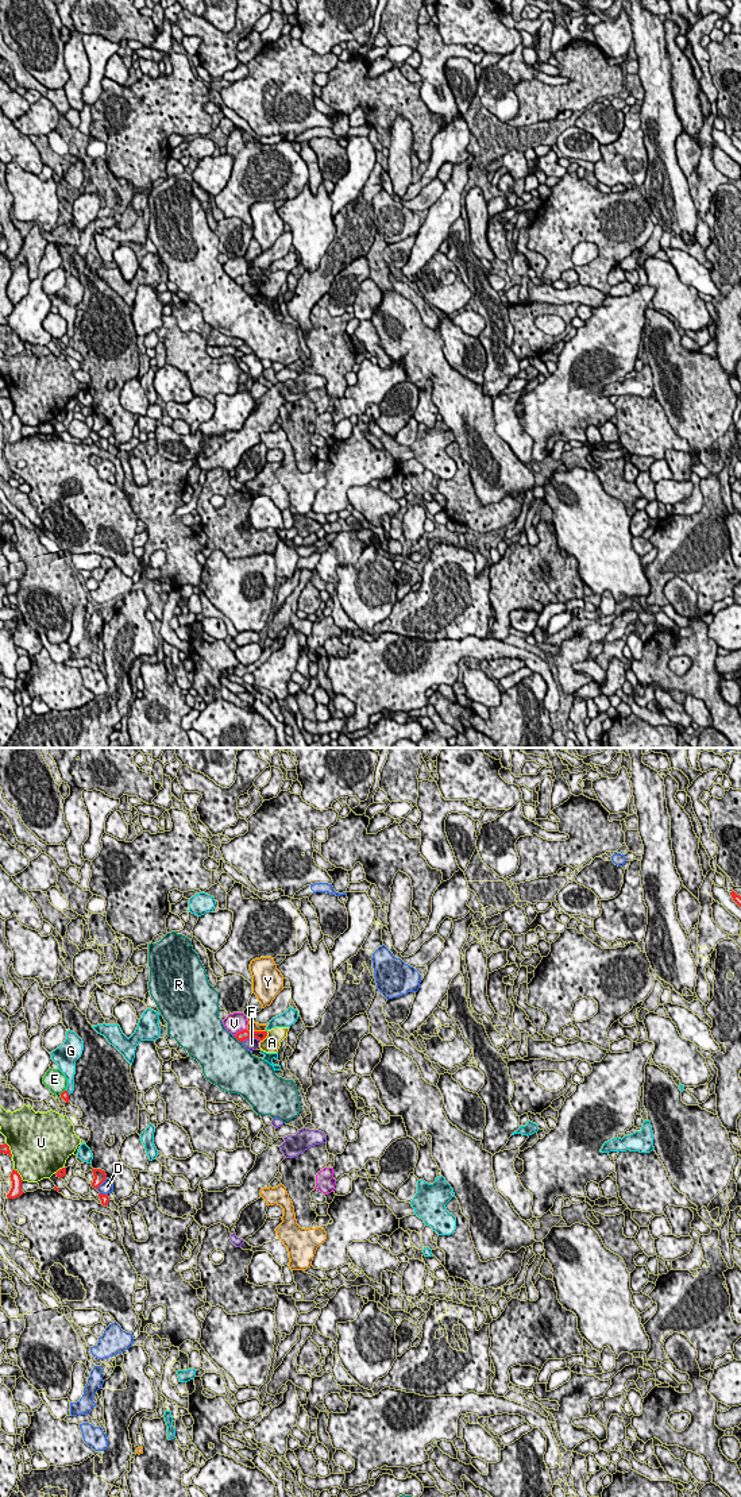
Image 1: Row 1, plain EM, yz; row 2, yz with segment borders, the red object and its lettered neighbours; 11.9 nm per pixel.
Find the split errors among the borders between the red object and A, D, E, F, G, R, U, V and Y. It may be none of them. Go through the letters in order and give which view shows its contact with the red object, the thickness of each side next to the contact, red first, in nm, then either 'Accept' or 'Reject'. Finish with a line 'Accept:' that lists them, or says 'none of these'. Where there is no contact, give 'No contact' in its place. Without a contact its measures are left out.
A: Touches red in yz. Thickness 120 nm (red) against 200 nm. Reject
D: Touches red in yz. Thickness 140 nm (red) against 160 nm. Reject
E: Touches red in yz. Thickness 100 nm (red) against 240 nm. Reject
F: Touches red in yz. Thickness 120 nm (red) against 160 nm. Reject
G: Touches red in yz. Thickness 100 nm (red) against 140 nm. Reject
R: Touches red in yz. Thickness 120 nm (red) against 500 nm. Reject
U: Touches red in yz. Thickness 130 nm (red) against 480 nm. Reject
V: Touches red in yz. Thickness 120 nm (red) against 240 nm. Reject
Y: Touches red in yz. Thickness 120 nm (red) against 120 nm. Reject
Accept: none of these

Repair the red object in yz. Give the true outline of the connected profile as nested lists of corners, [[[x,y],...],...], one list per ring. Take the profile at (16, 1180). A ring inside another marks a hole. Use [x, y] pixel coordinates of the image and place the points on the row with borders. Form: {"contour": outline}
{"contour": [[[12,1170],[11,1173],[11,1181],[12,1181],[12,1188],[9,1191],[9,1193],[7,1195],[8,1199],[16,1199],[19,1196],[22,1196],[24,1192],[22,1191],[22,1177],[20,1174],[18,1173],[18,1170]]]}

